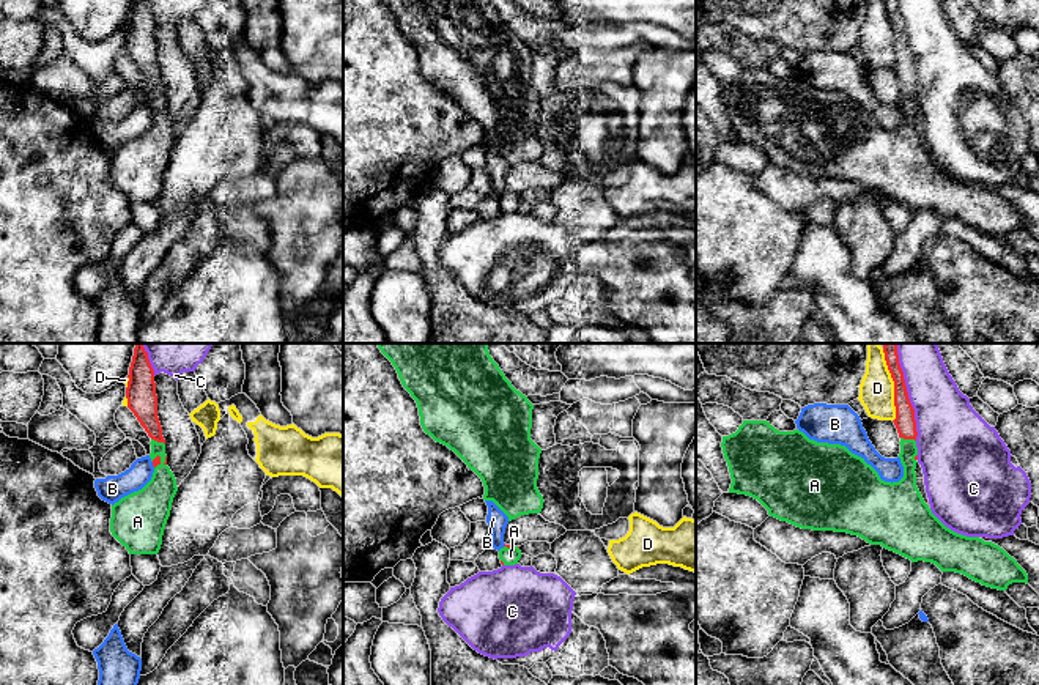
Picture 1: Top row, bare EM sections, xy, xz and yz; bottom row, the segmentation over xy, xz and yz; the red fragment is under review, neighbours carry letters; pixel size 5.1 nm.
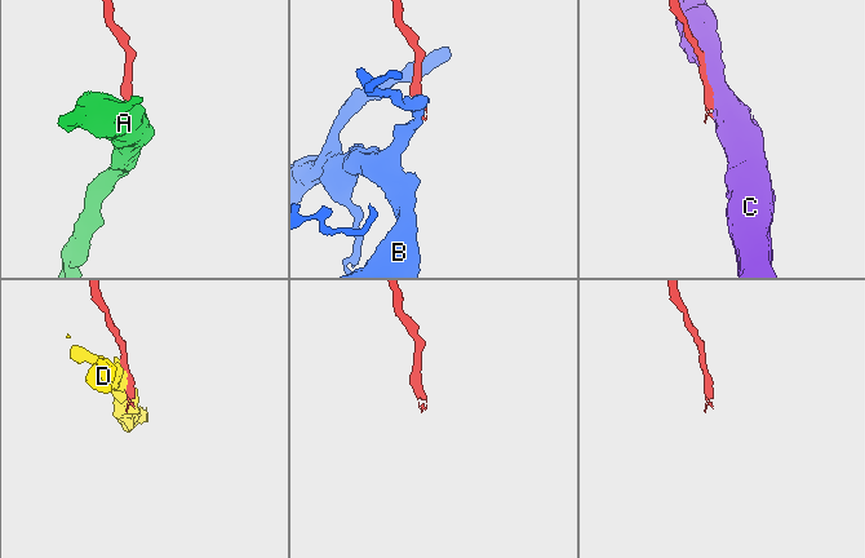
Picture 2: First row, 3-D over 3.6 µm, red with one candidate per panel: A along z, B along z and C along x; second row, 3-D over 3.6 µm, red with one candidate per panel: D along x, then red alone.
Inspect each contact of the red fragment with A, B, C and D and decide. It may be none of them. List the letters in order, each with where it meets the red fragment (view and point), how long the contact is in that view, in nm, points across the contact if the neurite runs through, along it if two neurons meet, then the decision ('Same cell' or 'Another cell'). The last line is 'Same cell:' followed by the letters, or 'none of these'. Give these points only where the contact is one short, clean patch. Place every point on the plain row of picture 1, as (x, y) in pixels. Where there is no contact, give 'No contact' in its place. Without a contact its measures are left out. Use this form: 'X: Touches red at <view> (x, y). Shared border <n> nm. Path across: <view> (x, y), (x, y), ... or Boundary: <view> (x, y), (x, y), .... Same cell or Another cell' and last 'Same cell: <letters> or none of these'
A: Touches red at yz (909, 85). Shared border 80 nm. Path across: yz (905, 71), (909, 85), (909, 129), (905, 134). Same cell
B: Touches red at xy (153, 112). Shared border 40 nm. Boundary: xy (151, 109), (155, 114). Another cell
C: Touches red at yz (907, 44). Shared border 460 nm. Another cell
D: Touches red at yz (894, 35). Shared border 360 nm. Boundary: yz (883, 0), (893, 29), (893, 68). Another cell
Same cell: A

